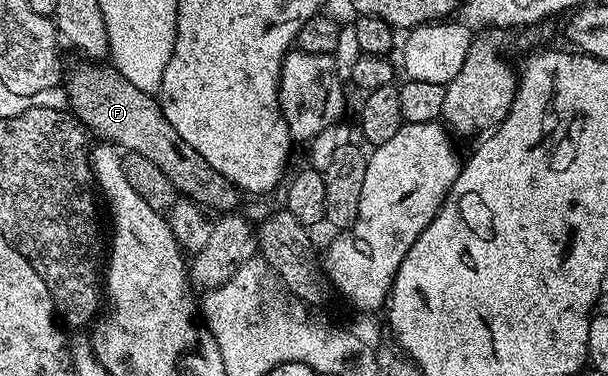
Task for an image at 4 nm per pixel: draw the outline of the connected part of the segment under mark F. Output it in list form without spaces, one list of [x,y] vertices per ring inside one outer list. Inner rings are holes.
[[[96,62],[80,63],[84,64],[78,65],[69,76],[67,73],[66,100],[70,105],[71,115],[75,116],[89,133],[94,132],[100,136],[98,138],[125,153],[128,151],[142,158],[150,158],[150,162],[154,162],[154,166],[158,166],[158,170],[162,170],[162,174],[166,174],[166,178],[170,178],[177,193],[201,209],[209,208],[210,211],[216,212],[215,214],[225,214],[235,213],[240,208],[238,206],[240,196],[242,197],[241,189],[231,184],[222,174],[218,174],[218,170],[214,170],[214,166],[210,166],[210,162],[206,162],[202,158],[202,154],[198,154],[194,150],[194,146],[182,142],[182,134],[178,134],[178,130],[174,130],[174,126],[170,126],[170,122],[166,122],[166,114],[162,114],[160,101],[153,93],[138,90],[138,86],[134,86],[134,82],[127,80],[122,73],[117,72],[111,66],[100,68],[104,66]]]

